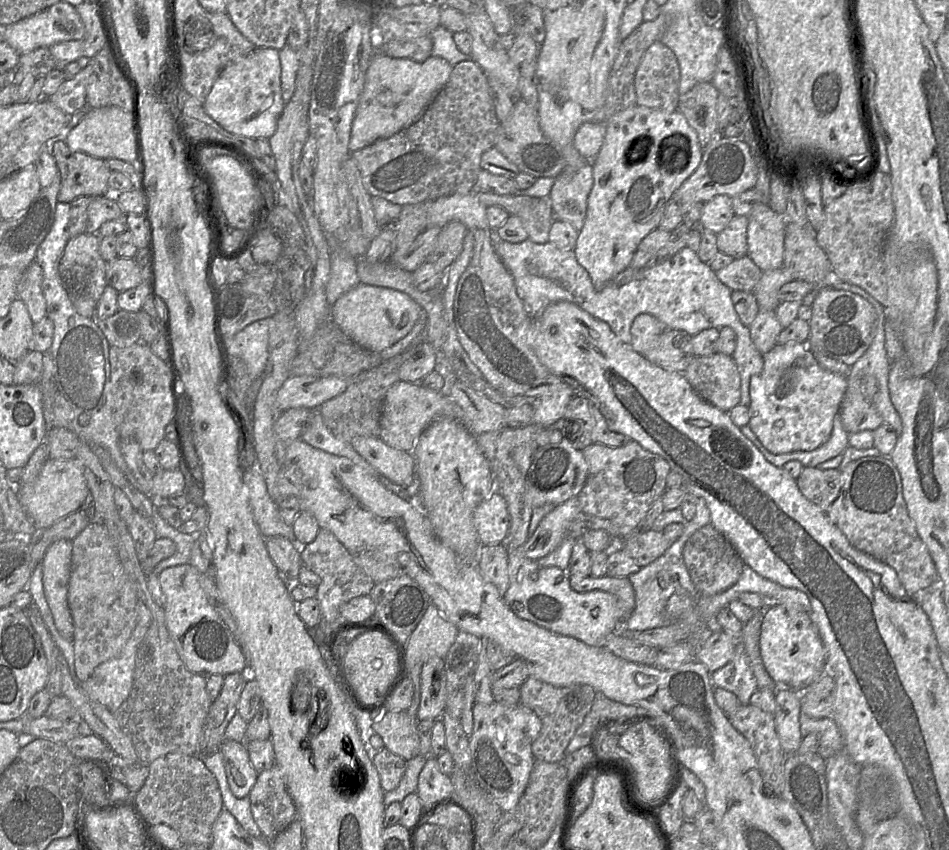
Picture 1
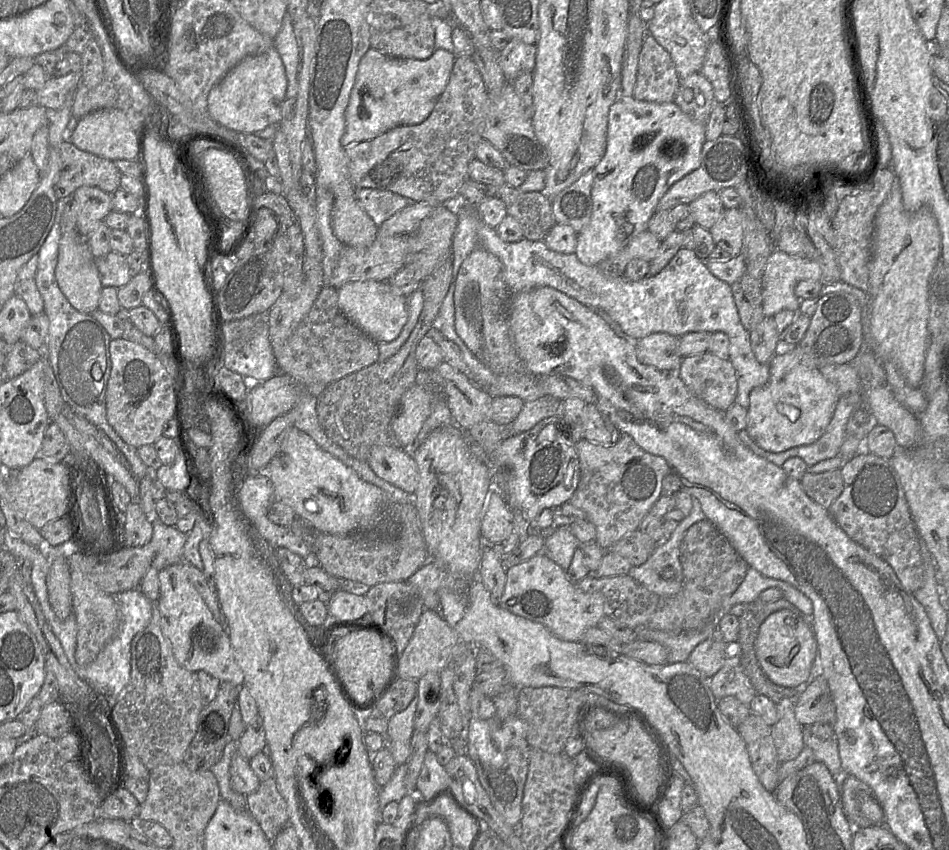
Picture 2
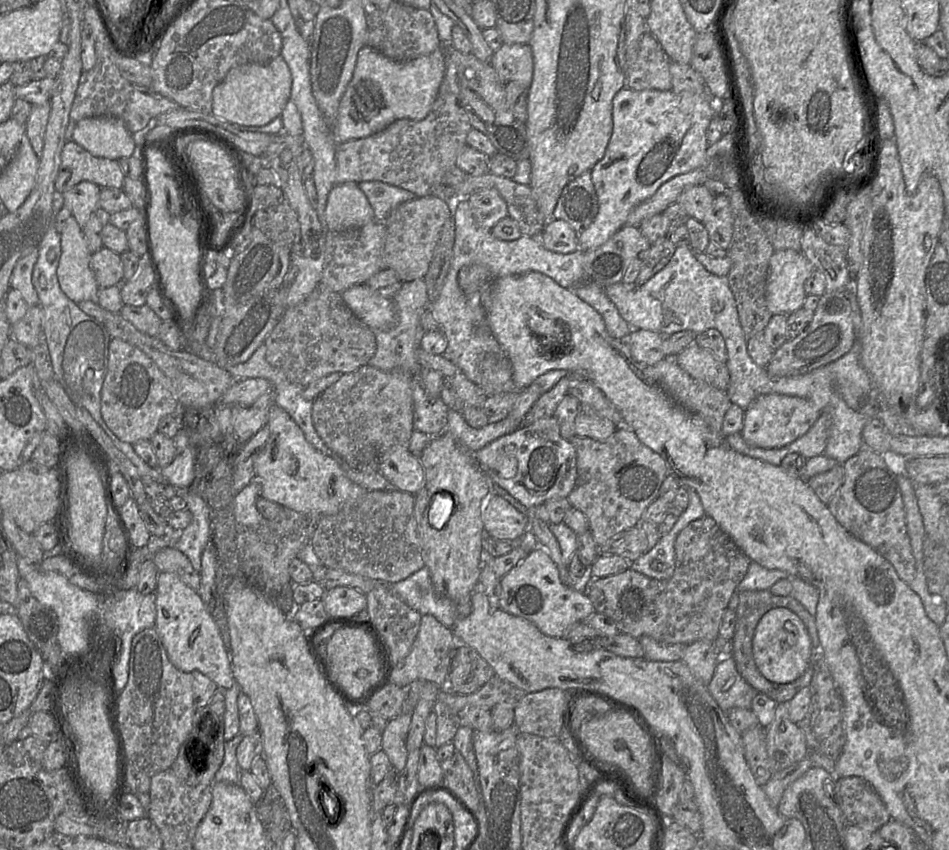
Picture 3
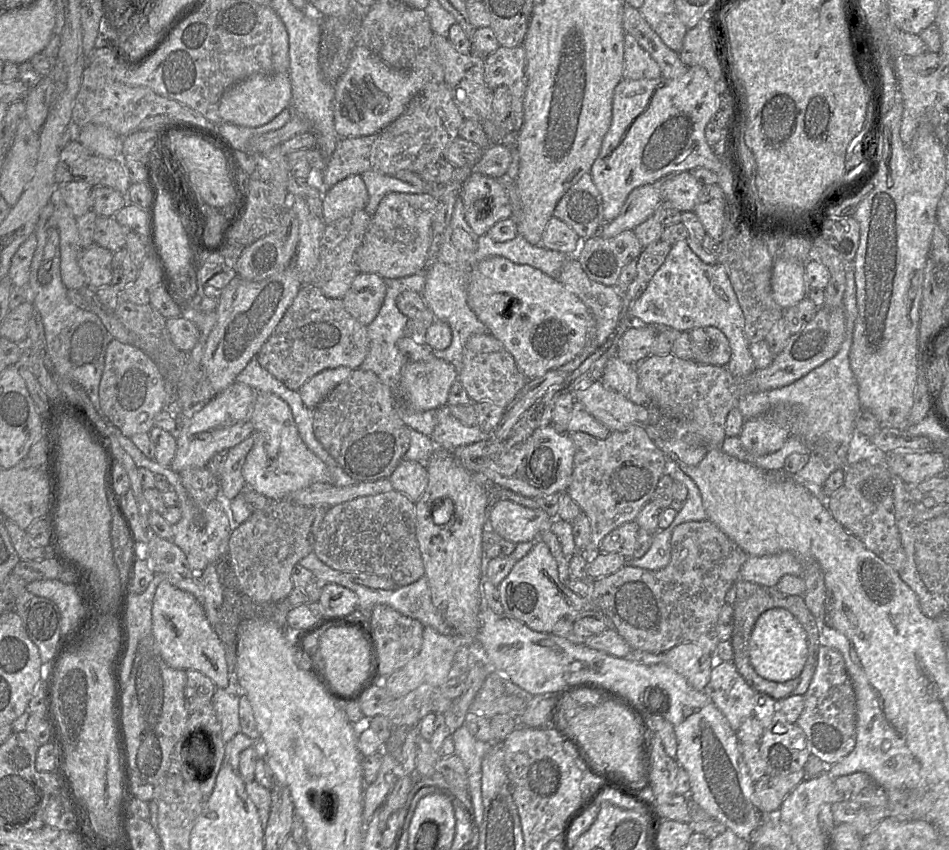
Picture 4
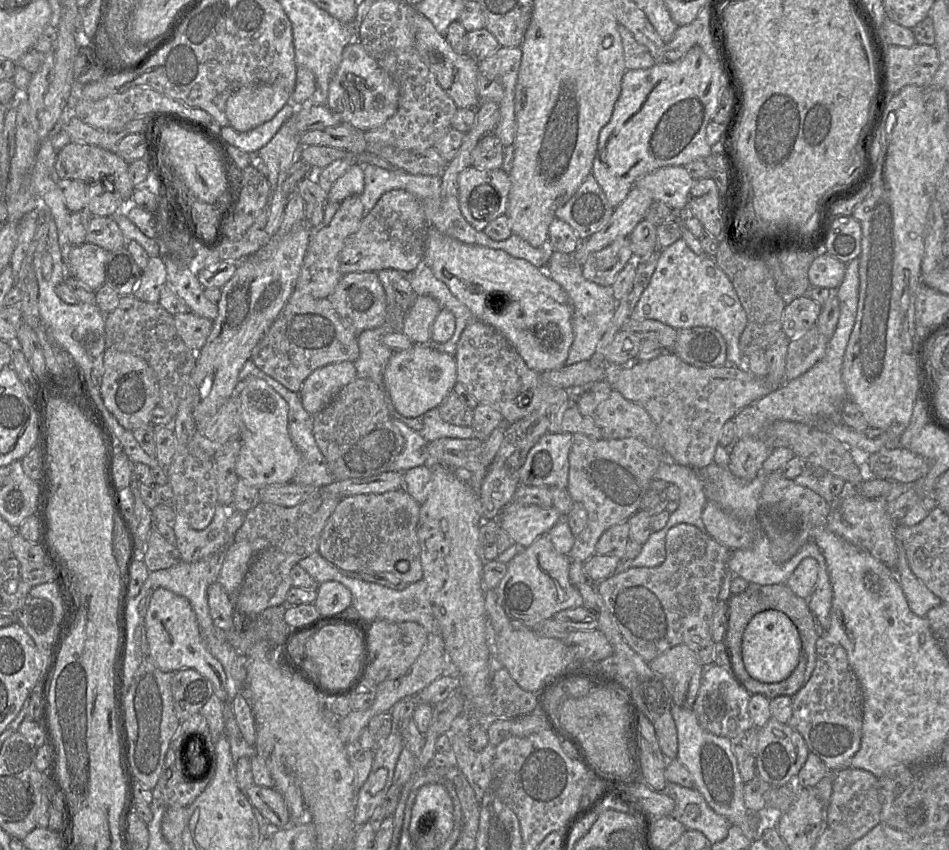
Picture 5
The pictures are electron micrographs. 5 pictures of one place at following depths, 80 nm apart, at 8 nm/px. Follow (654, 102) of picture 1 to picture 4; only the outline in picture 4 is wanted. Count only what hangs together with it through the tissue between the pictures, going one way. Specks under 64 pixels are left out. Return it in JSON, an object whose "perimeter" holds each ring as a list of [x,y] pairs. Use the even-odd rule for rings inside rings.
{"perimeter":[[[630,34],[624,36],[623,78],[632,80],[658,79],[662,72],[658,63]]]}

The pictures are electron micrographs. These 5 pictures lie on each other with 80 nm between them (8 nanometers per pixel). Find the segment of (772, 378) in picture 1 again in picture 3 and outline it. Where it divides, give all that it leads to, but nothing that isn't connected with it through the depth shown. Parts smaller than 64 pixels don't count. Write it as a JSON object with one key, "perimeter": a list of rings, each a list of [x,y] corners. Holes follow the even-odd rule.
{"perimeter":[[[783,394],[758,396],[745,410],[741,430],[743,440],[750,446],[766,449],[782,448],[807,433],[823,409],[811,400]]]}

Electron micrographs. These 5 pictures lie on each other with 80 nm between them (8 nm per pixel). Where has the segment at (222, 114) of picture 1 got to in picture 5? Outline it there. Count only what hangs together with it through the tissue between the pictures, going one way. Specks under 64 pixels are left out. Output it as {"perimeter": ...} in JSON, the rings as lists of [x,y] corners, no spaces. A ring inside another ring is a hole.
{"perimeter":[[[254,84],[235,91],[226,102],[230,126],[238,132],[250,131],[271,120],[291,95],[279,86]]]}

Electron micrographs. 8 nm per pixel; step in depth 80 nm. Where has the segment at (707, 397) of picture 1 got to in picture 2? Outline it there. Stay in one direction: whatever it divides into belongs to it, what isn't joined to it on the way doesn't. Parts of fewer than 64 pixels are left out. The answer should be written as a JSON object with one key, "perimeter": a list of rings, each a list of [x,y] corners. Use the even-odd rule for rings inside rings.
{"perimeter":[[[709,351],[686,356],[681,361],[678,375],[696,397],[718,411],[724,413],[735,403],[738,383],[735,369],[729,359],[721,359]]]}

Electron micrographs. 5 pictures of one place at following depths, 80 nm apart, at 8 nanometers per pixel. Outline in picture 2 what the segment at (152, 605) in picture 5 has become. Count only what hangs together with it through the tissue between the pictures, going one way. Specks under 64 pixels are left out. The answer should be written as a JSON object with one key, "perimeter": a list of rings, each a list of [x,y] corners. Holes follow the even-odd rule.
{"perimeter":[[[176,563],[173,565],[170,565],[158,573],[158,579],[159,579],[159,585],[160,585],[160,596],[157,602],[153,602],[157,604],[157,607],[160,612],[160,625],[163,635],[168,639],[168,641],[171,644],[172,651],[174,654],[175,659],[177,662],[186,670],[190,672],[197,673],[198,671],[205,671],[209,673],[210,675],[214,676],[215,678],[219,679],[221,682],[230,682],[234,685],[243,685],[244,682],[244,674],[238,663],[236,662],[233,649],[230,643],[230,639],[228,634],[223,630],[221,625],[215,620],[213,617],[212,612],[198,593],[198,591],[195,589],[195,587],[192,585],[192,583],[189,581],[189,578],[187,574],[184,571],[184,567],[181,563]]]}

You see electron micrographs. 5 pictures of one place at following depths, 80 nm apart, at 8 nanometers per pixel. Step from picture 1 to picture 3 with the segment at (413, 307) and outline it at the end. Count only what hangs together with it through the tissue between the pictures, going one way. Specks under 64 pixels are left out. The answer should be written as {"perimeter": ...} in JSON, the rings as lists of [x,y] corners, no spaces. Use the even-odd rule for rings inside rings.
{"perimeter":[[[357,284],[342,292],[342,299],[351,311],[371,330],[390,330],[395,324],[391,298],[371,290],[366,284]]]}

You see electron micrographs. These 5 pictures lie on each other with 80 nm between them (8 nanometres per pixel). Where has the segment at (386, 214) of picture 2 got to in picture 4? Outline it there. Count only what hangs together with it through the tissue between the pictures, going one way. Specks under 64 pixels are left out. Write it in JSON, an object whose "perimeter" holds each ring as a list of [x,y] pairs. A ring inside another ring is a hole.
{"perimeter":[[[366,171],[362,174],[368,192],[368,203],[365,212],[373,216],[380,201],[390,192],[420,194],[422,188],[417,188],[408,182],[399,180],[393,176],[381,174],[375,171]]]}

